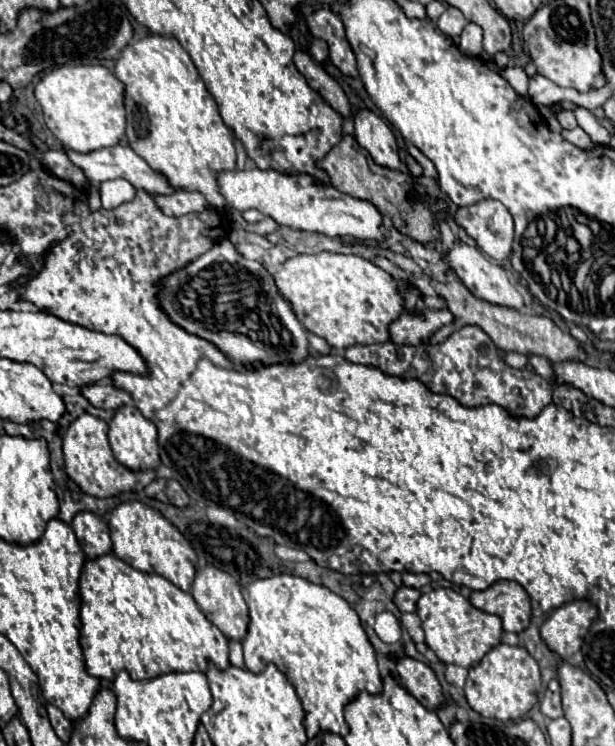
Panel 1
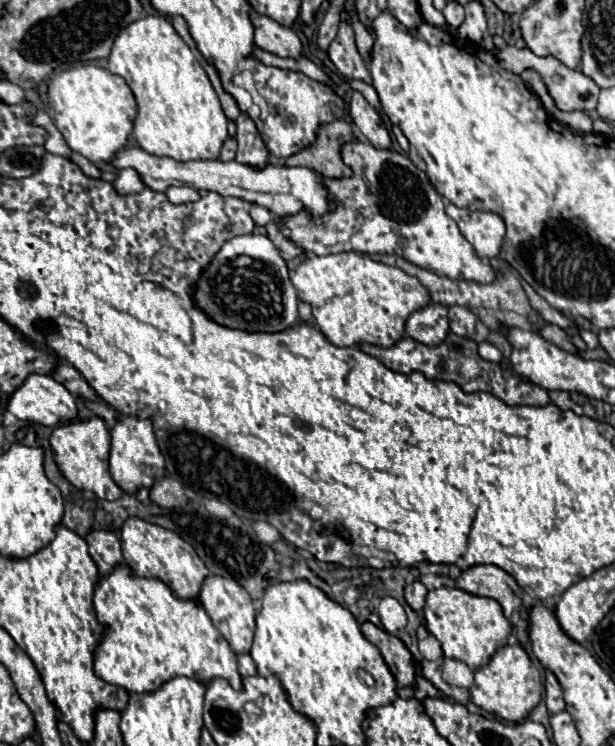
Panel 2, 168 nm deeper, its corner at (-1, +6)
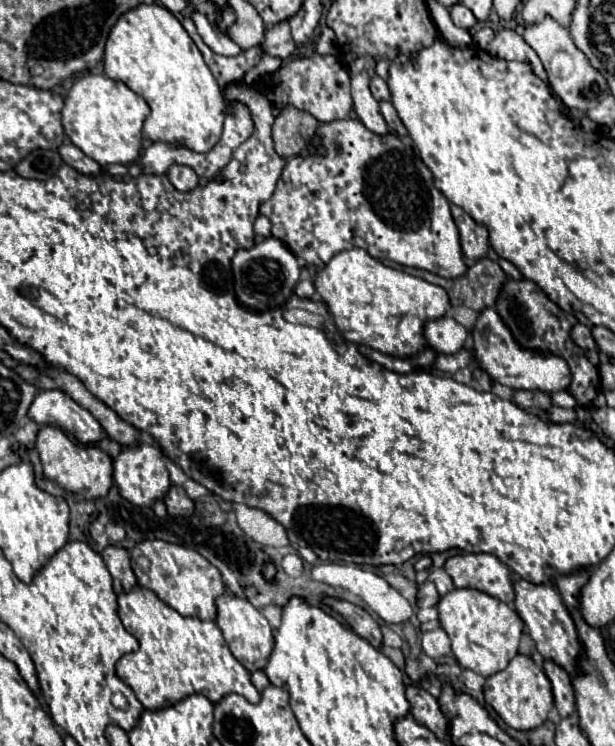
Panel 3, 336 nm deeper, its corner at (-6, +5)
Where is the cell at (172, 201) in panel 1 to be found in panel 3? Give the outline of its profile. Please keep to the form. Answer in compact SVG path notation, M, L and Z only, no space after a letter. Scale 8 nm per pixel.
M179 164L169 166L167 178L169 178L169 182L173 182L173 186L175 186L177 190L181 190L181 192L193 190L193 186L197 186L197 182L199 182L199 178L197 178L197 174L195 174L193 168L189 168L189 166L179 166Z

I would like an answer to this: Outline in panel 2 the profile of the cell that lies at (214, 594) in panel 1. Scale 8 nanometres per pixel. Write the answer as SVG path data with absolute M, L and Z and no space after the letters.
M208 575L200 587L198 601L210 615L216 629L224 635L224 639L232 645L234 653L248 653L254 637L254 603L252 597L246 593L246 589L232 577L220 577L220 575Z

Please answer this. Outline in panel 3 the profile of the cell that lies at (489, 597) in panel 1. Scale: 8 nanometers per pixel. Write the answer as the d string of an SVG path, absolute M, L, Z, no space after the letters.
M457 554L447 558L443 568L455 588L475 588L505 604L511 604L515 598L511 570L493 554Z

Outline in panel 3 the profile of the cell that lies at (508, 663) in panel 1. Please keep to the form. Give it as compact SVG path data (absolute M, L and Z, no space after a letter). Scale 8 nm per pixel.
M517 654L509 666L485 682L485 702L501 716L501 720L515 730L533 730L539 728L547 720L547 712L553 708L553 692L551 682L545 672L529 658Z

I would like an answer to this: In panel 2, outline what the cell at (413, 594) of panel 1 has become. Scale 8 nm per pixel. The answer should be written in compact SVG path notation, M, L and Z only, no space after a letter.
M412 581L404 587L404 599L406 603L414 609L414 611L420 611L424 607L424 599L426 599L426 593L428 589L420 583L420 581Z

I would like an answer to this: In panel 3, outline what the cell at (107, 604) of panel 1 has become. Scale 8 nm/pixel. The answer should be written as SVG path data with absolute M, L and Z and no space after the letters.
M141 586L121 594L117 602L123 626L139 640L139 650L117 662L117 674L131 686L145 710L175 706L191 694L203 694L213 704L229 694L241 694L249 702L261 700L261 694L251 684L249 672L235 660L215 622L185 618Z

